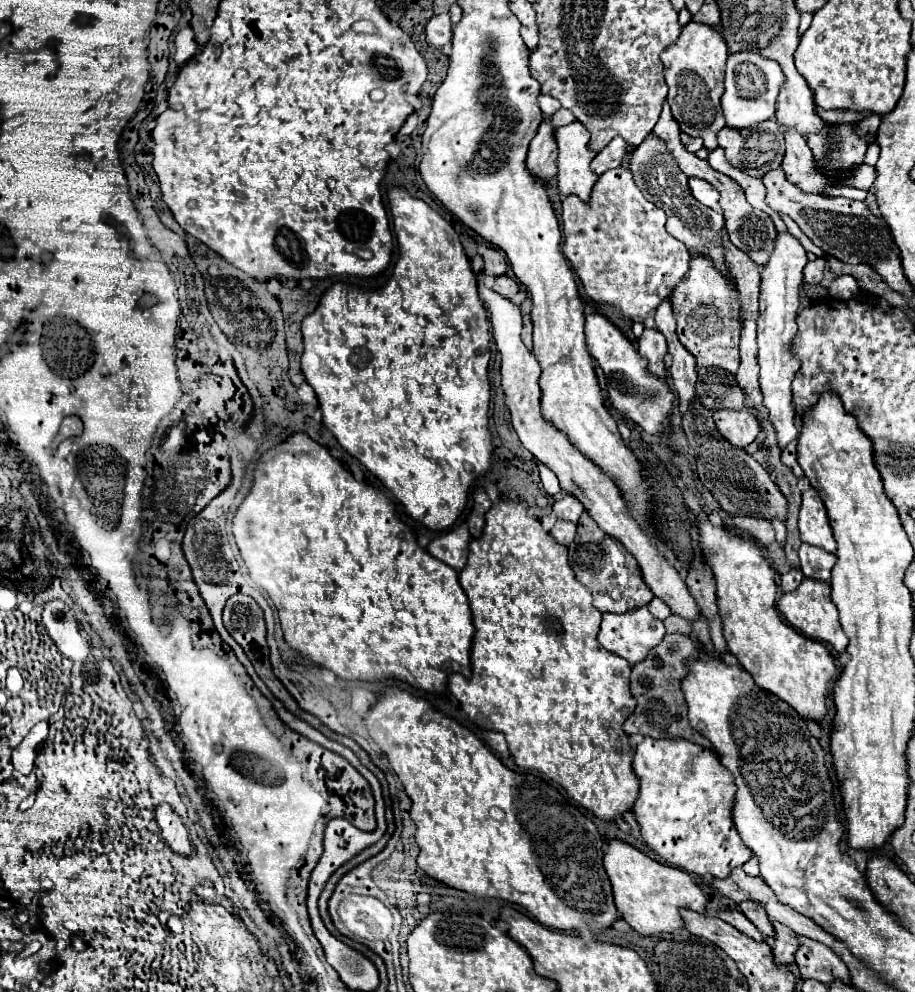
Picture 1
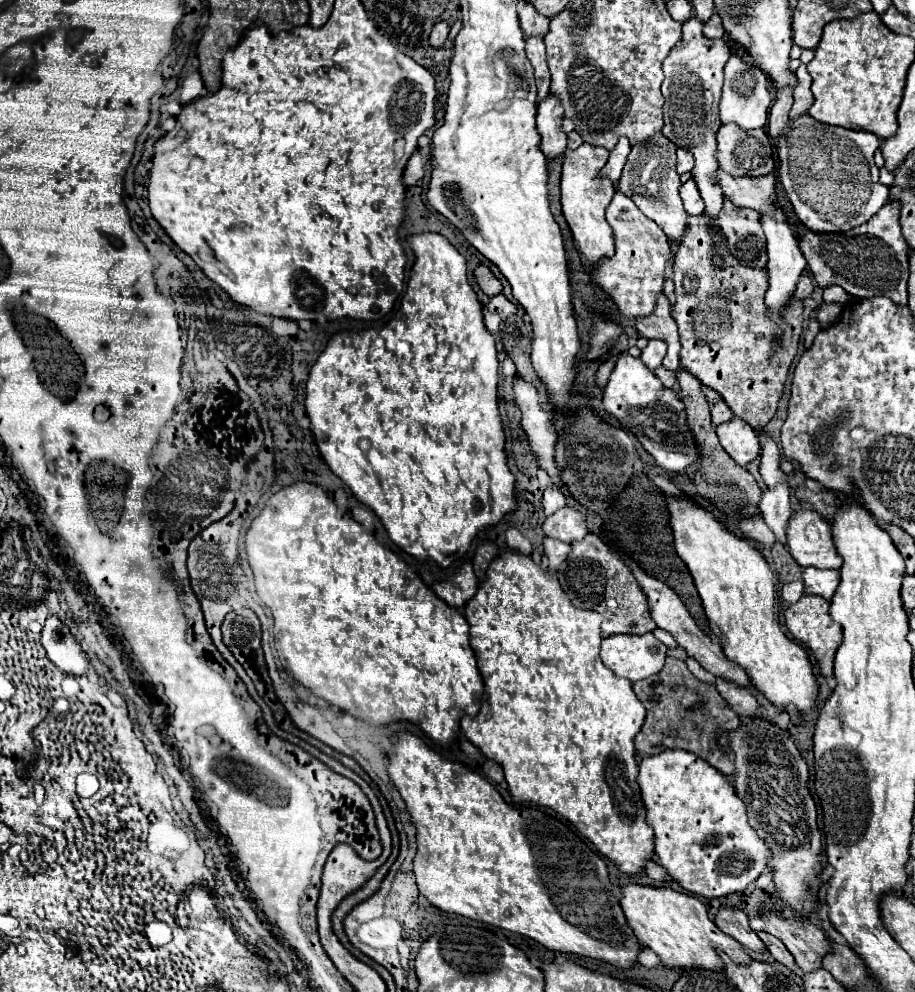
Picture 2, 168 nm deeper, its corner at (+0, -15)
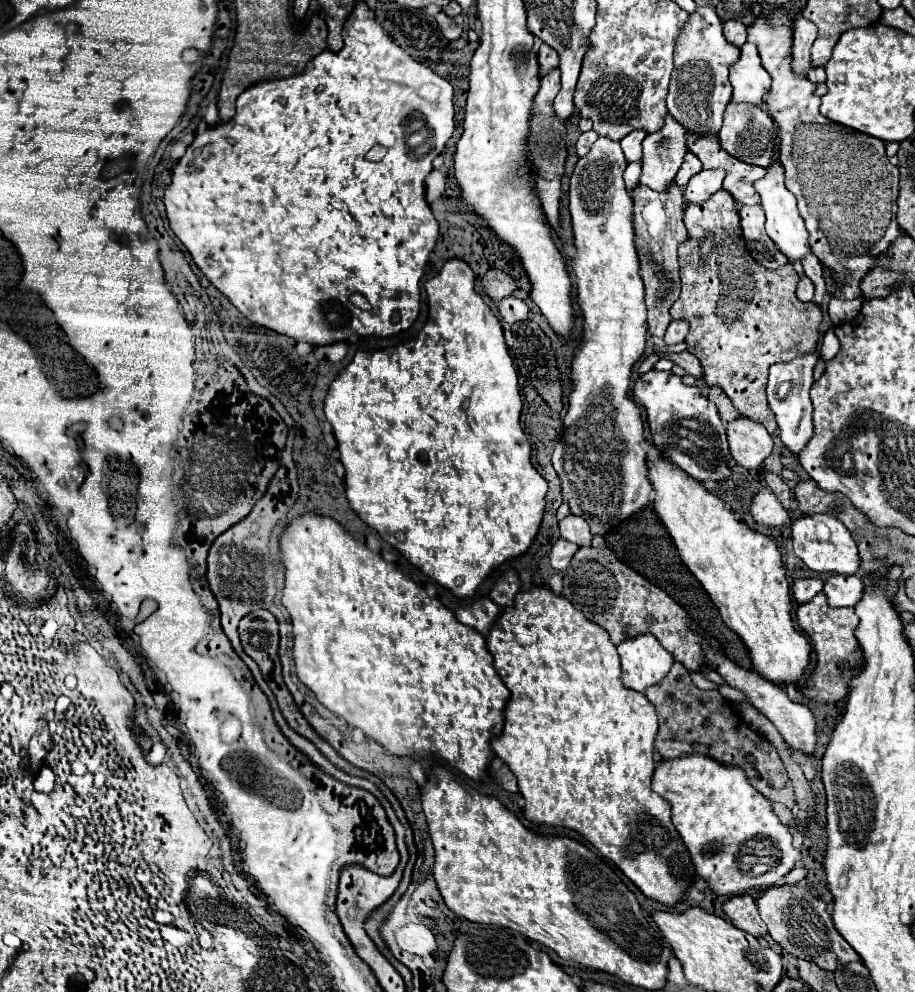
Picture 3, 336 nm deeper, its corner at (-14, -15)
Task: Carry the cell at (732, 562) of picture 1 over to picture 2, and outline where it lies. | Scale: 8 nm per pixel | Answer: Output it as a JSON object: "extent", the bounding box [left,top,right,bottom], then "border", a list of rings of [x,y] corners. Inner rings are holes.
{"extent":[668,496,818,712],"border":[[[684,496],[668,498],[668,512],[674,550],[694,578],[710,630],[720,638],[726,658],[740,664],[754,686],[780,710],[786,710],[788,706],[794,706],[800,712],[810,710],[818,694],[818,682],[804,648],[790,640],[780,628],[776,614],[778,578],[764,556],[752,548],[748,540],[726,530],[708,510]]]}

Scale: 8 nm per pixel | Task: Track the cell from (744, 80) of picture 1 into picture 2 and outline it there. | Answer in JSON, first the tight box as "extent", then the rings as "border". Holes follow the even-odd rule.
{"extent":[720,54,772,128],"border":[[[736,54],[730,56],[726,64],[726,80],[722,88],[722,100],[720,100],[720,120],[722,124],[734,122],[740,128],[764,128],[768,120],[768,108],[772,104],[770,90],[768,90],[768,78],[760,68],[754,68],[752,64],[744,62]]]}

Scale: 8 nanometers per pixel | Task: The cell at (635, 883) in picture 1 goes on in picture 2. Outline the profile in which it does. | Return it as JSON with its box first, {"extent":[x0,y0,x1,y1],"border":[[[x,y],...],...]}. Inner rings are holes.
{"extent":[622,884,752,972],"border":[[[628,884],[622,888],[622,910],[628,924],[634,928],[634,934],[640,944],[654,950],[660,956],[662,964],[668,968],[704,968],[722,972],[724,962],[718,952],[728,954],[728,958],[740,966],[748,966],[752,960],[740,942],[724,934],[710,920],[706,906],[694,896],[676,892],[672,888]]]}

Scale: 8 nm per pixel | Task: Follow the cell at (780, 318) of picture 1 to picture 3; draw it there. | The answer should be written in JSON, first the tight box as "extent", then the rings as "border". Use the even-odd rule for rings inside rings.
{"extent":[754,160,810,262],"border":[[[776,160],[770,168],[768,168],[768,174],[758,180],[754,184],[756,192],[760,194],[762,198],[762,208],[766,212],[766,232],[768,236],[772,238],[772,242],[782,250],[782,254],[794,262],[794,260],[802,260],[806,254],[810,254],[810,244],[808,244],[808,230],[804,226],[804,220],[798,212],[798,206],[796,206],[796,198],[794,194],[784,186],[784,168],[782,164]]]}

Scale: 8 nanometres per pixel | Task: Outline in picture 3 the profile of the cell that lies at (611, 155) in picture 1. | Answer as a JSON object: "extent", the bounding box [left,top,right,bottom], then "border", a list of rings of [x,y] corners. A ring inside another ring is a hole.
{"extent":[620,130,646,164],"border":[[[634,130],[634,132],[630,132],[628,136],[624,136],[624,140],[620,142],[628,164],[642,160],[642,140],[644,140],[644,138],[646,138],[646,132]]]}

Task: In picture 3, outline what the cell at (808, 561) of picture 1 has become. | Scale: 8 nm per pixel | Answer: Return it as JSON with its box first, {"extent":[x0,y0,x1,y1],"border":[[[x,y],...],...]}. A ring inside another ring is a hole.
{"extent":[822,574,864,608],"border":[[[834,574],[826,580],[826,584],[822,588],[822,592],[826,594],[828,604],[832,608],[854,606],[862,598],[862,590],[864,590],[864,584],[856,574],[852,574],[852,576]]]}

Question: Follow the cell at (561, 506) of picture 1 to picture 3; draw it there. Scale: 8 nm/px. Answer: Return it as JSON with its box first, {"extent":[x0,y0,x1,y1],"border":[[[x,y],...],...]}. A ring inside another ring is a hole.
{"extent":[560,514,592,546],"border":[[[568,514],[564,520],[560,520],[560,536],[578,546],[590,546],[592,540],[588,522],[582,516],[574,516],[574,514]]]}

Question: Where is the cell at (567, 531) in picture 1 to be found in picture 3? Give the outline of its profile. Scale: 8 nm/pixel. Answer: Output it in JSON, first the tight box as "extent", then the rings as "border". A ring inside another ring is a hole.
{"extent":[550,538,578,570],"border":[[[558,538],[552,546],[552,552],[550,552],[550,564],[554,570],[566,570],[574,552],[578,550],[576,544],[564,540],[564,538]]]}

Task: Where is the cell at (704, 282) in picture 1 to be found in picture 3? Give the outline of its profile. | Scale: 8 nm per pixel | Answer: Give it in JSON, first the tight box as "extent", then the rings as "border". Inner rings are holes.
{"extent":[670,190,822,434],"border":[[[720,190],[710,200],[706,200],[706,204],[688,204],[684,210],[684,224],[688,230],[688,238],[678,246],[682,294],[672,304],[670,314],[674,320],[690,320],[686,344],[688,352],[700,358],[706,372],[706,384],[720,386],[742,416],[760,422],[770,434],[774,434],[778,430],[778,422],[766,398],[768,368],[772,364],[790,362],[794,358],[816,352],[820,340],[818,330],[822,322],[822,310],[814,302],[798,300],[796,286],[800,276],[790,262],[778,270],[766,270],[752,260],[752,256],[746,252],[746,246],[742,244],[738,210],[730,192]]]}

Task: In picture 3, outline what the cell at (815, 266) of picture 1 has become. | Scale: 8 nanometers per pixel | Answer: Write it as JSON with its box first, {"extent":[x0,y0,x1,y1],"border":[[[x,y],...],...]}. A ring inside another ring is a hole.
{"extent":[798,276,814,302],"border":[[[800,276],[798,282],[798,298],[810,302],[814,298],[814,282],[808,276]]]}

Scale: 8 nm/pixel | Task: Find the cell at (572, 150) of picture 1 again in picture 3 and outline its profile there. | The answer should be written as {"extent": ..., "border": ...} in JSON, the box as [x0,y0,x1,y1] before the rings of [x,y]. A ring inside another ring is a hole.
{"extent":[552,138,654,534],"border":[[[598,138],[594,142],[594,146],[590,148],[590,152],[586,156],[582,156],[574,168],[574,174],[570,178],[570,214],[572,214],[572,226],[574,226],[574,244],[576,244],[576,260],[572,264],[574,274],[578,278],[578,304],[584,316],[584,340],[578,346],[574,360],[572,360],[572,382],[574,388],[570,392],[570,406],[568,412],[564,416],[564,446],[558,446],[552,454],[552,466],[558,472],[560,480],[562,480],[562,496],[564,500],[570,504],[570,512],[578,514],[582,518],[586,518],[586,522],[590,524],[592,534],[606,534],[610,528],[614,528],[614,524],[618,524],[618,520],[624,520],[626,516],[632,516],[634,512],[638,512],[638,508],[644,508],[650,504],[650,500],[654,498],[654,488],[648,480],[648,466],[646,466],[646,452],[642,448],[644,442],[644,426],[642,426],[642,418],[640,418],[640,410],[638,406],[630,400],[630,374],[634,370],[634,366],[640,362],[644,346],[646,346],[646,332],[648,332],[648,324],[646,324],[646,306],[644,306],[644,282],[638,270],[638,254],[634,248],[634,228],[632,228],[632,198],[626,192],[624,186],[624,168],[626,168],[626,160],[624,160],[624,152],[620,148],[620,142],[612,142],[612,140],[604,140]]]}

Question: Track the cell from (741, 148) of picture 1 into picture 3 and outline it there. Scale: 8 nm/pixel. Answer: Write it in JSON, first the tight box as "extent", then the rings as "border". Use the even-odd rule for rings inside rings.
{"extent":[718,102,776,168],"border":[[[730,102],[724,112],[724,124],[718,134],[720,146],[734,158],[768,168],[774,162],[774,146],[776,146],[776,126],[772,118],[762,108],[750,108],[748,104]]]}

